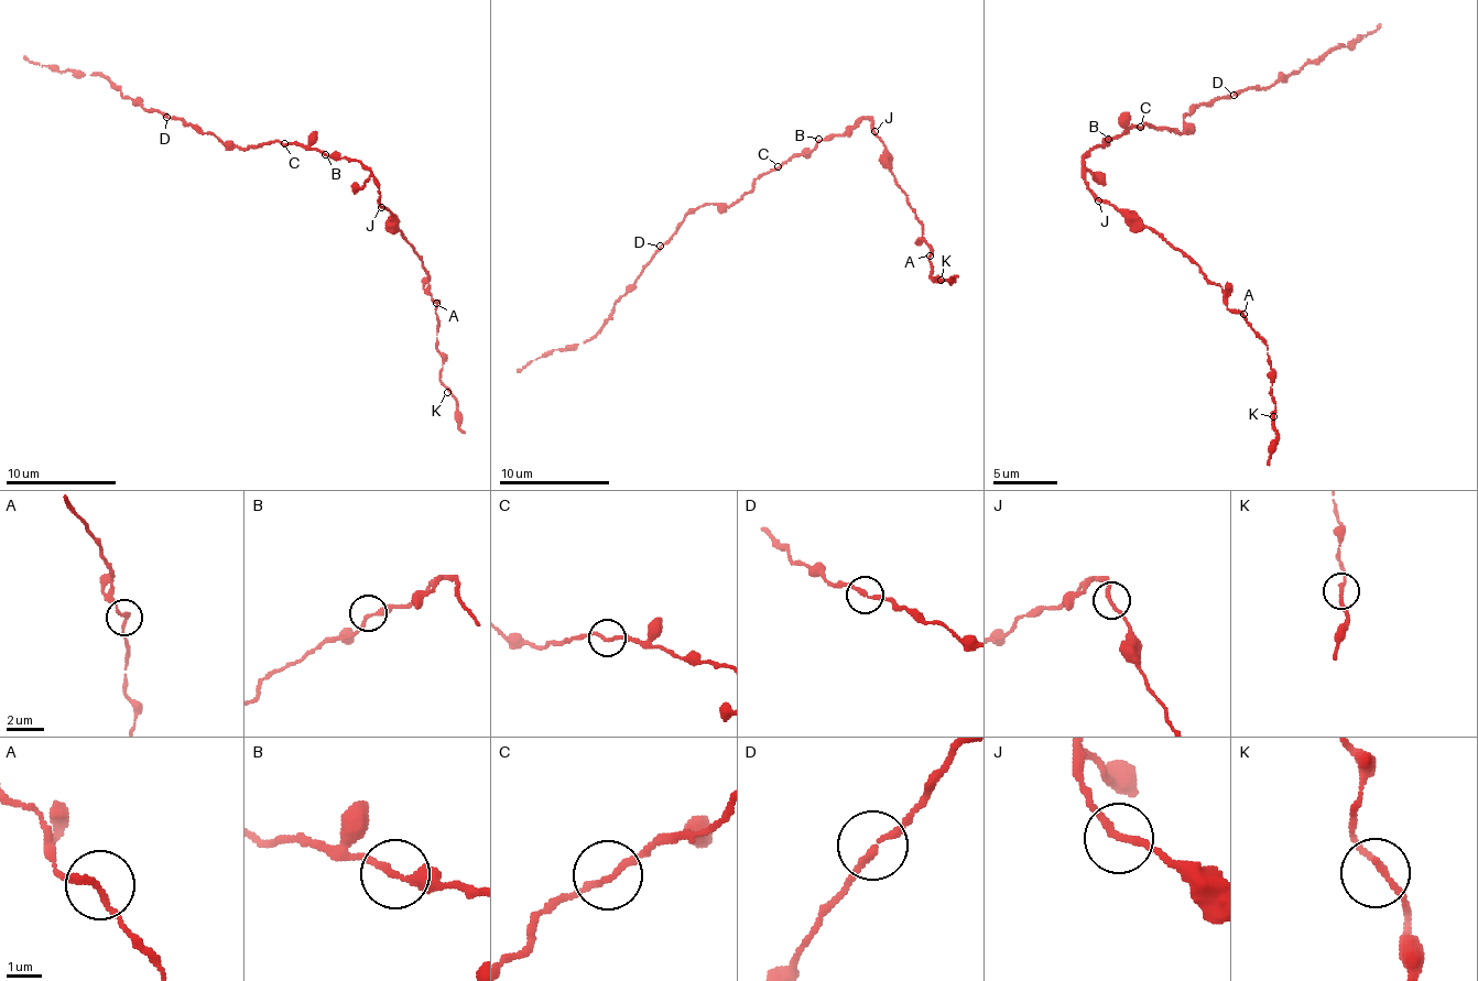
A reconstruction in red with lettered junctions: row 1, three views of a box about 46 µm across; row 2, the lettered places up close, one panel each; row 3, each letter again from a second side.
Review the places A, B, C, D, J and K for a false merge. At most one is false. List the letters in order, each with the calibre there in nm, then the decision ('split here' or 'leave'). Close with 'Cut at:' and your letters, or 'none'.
A: calibre 190 nm; leave
B: calibre 240 nm; leave
C: calibre 180 nm; leave
D: calibre 200 nm; leave
J: calibre 190 nm; leave
K: calibre 180 nm; leave
Cut at: none

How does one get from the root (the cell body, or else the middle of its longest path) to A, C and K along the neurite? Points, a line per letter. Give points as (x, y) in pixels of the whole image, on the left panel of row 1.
A: (325, 154), (359, 160), (372, 174), (378, 202), (392, 215), (392, 220), (422, 262), (436, 303)
C: (325, 154), (284, 143)
K: (325, 154), (359, 160), (372, 174), (378, 202), (422, 262), (436, 301), (436, 350), (447, 392)

